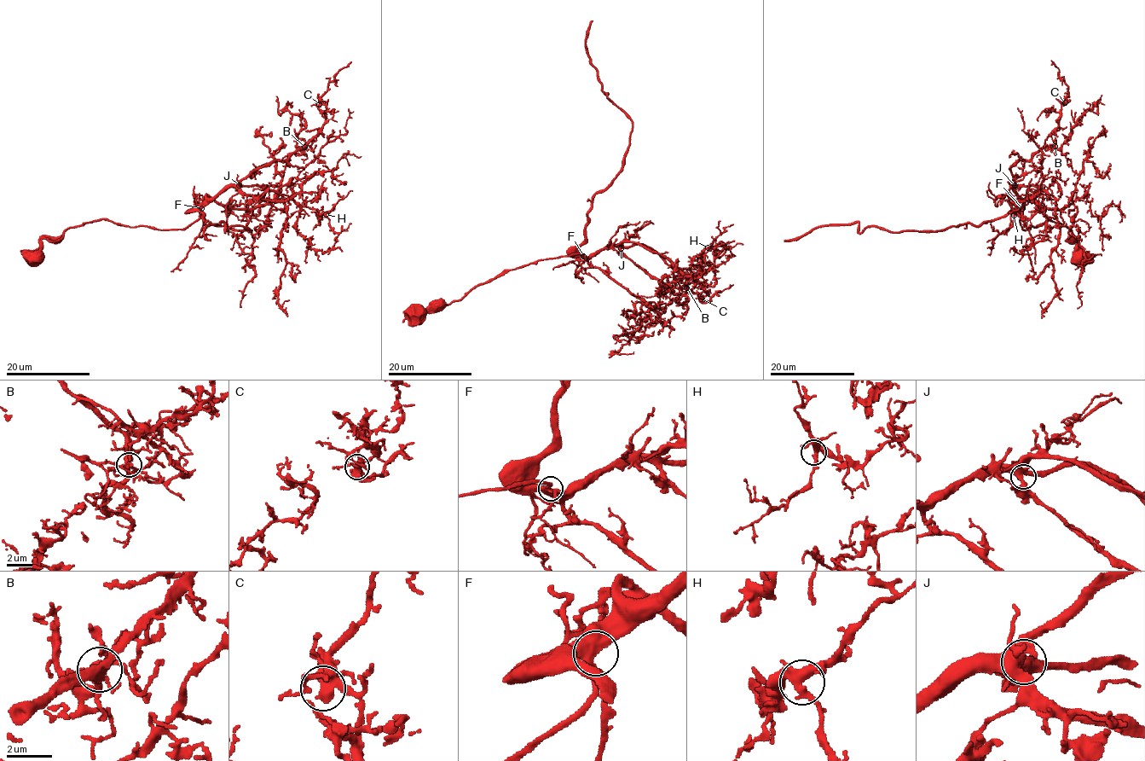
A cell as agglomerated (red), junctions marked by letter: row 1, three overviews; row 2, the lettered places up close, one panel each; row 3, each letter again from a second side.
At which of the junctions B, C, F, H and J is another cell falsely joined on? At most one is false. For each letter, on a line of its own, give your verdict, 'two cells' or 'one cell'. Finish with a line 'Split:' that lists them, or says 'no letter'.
B: one cell
C: one cell
F: one cell
H: one cell
J: one cell
Split: no letter

